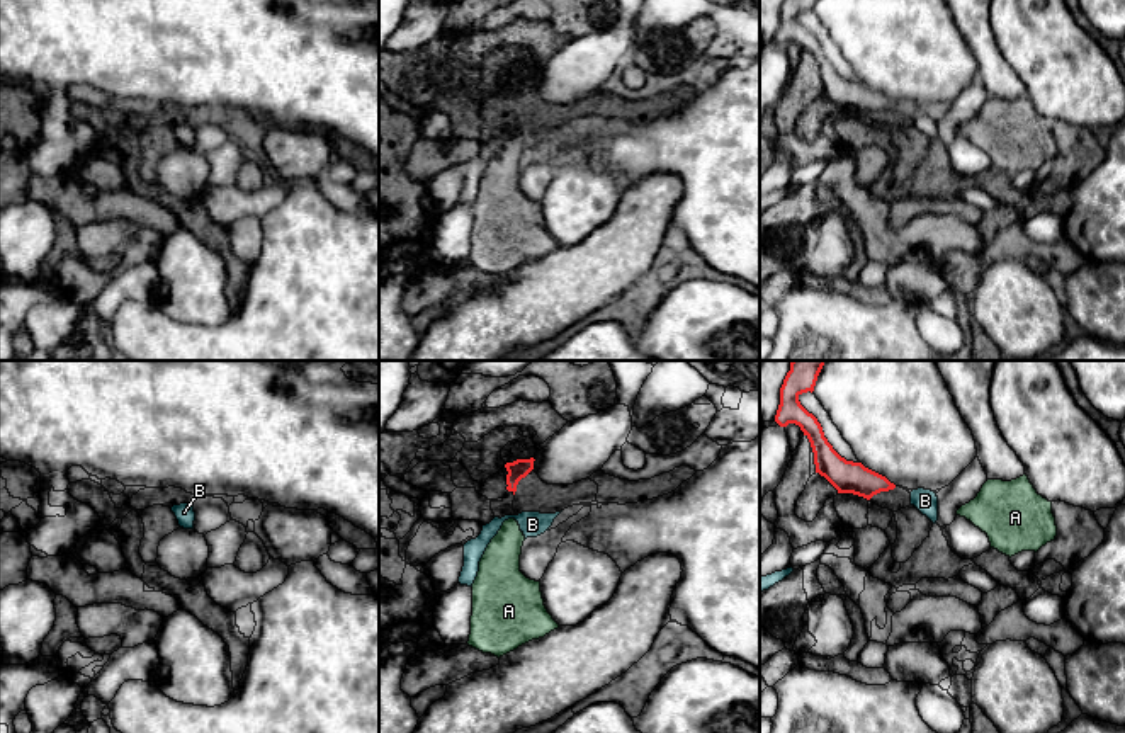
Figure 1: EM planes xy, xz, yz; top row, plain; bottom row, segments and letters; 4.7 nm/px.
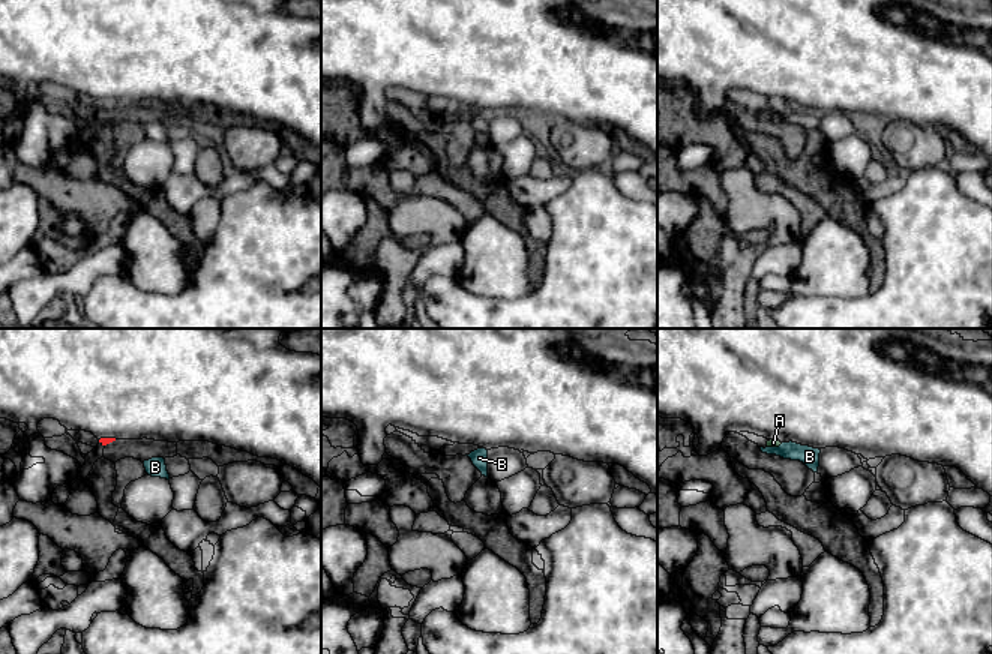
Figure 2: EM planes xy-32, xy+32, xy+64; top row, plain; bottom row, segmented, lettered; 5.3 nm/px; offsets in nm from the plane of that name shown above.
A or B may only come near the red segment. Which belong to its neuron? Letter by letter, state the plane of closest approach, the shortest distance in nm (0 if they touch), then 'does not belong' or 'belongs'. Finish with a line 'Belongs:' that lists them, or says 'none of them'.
A: xz | 120 nm | belongs
B: yz | 80 nm | does not belong
Belongs: A

